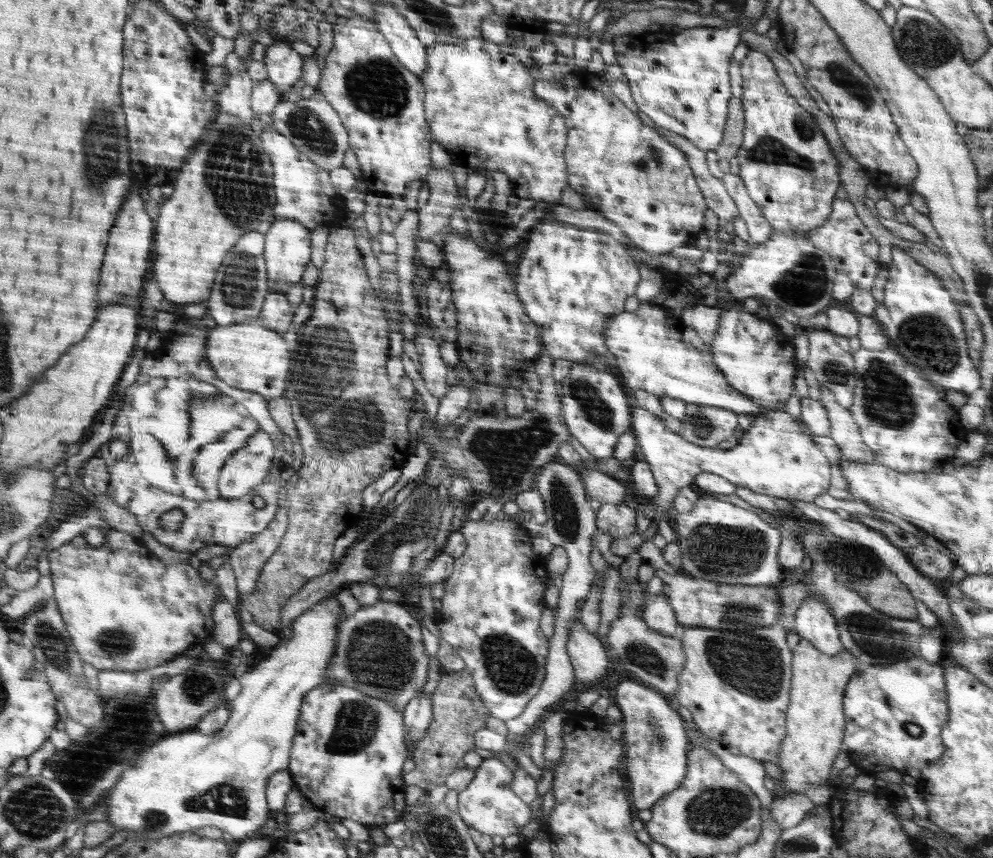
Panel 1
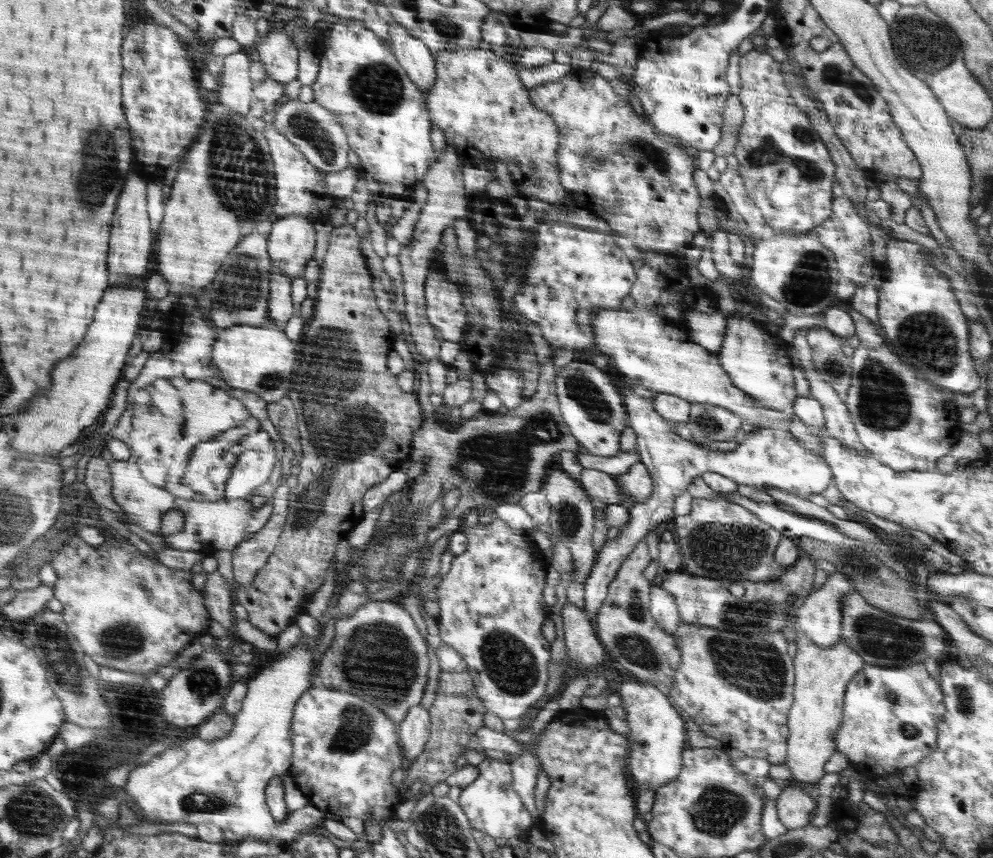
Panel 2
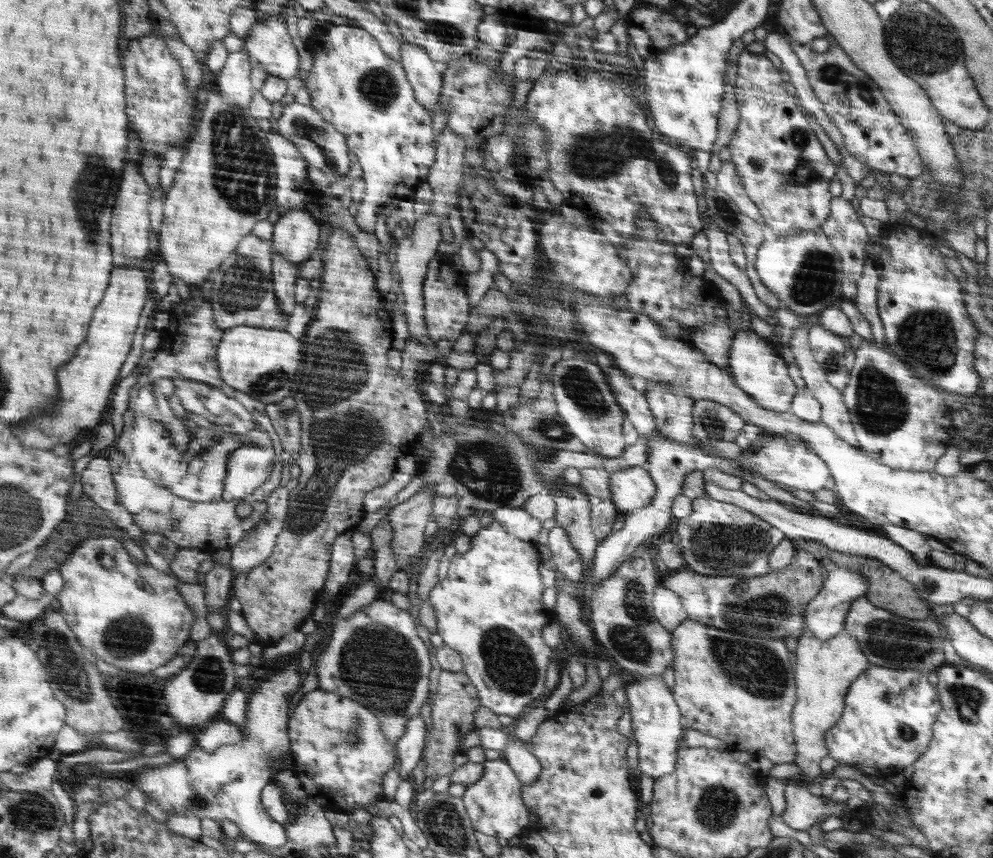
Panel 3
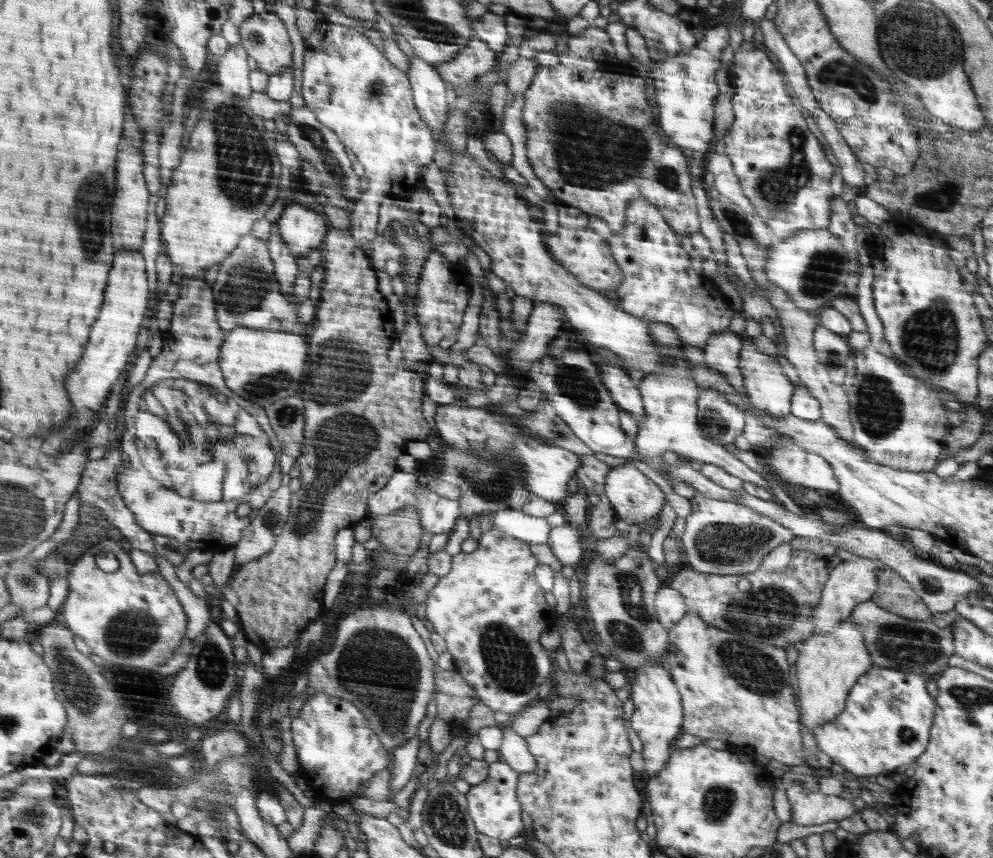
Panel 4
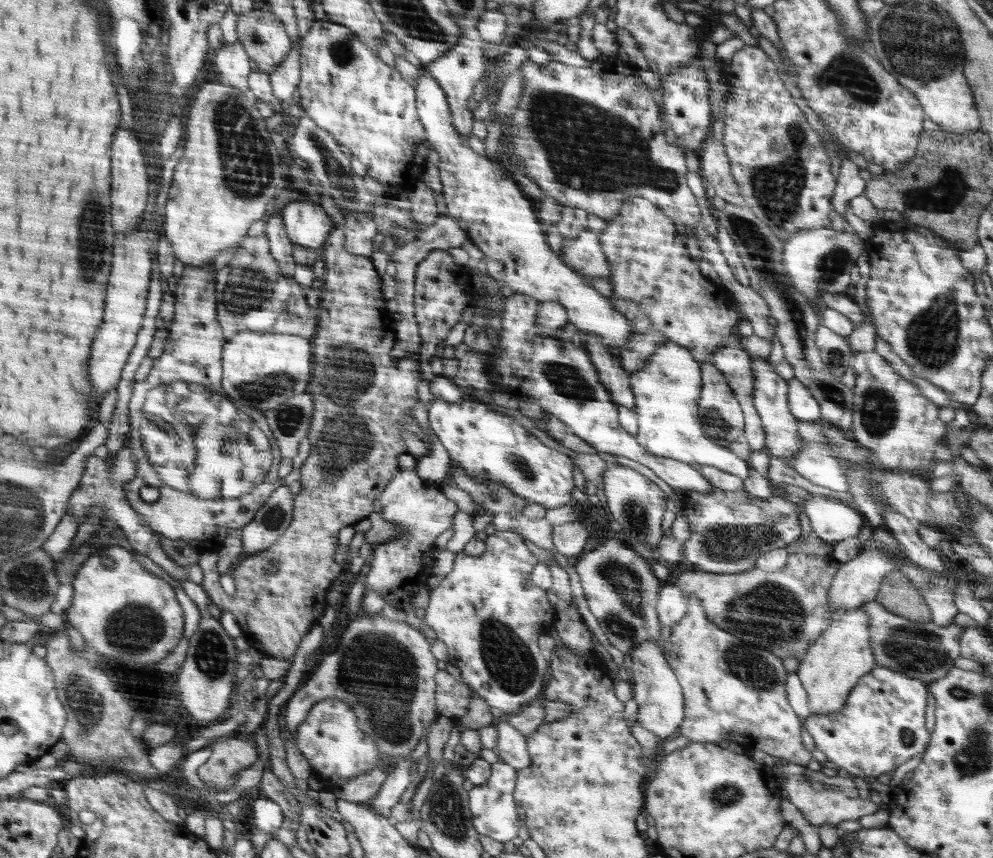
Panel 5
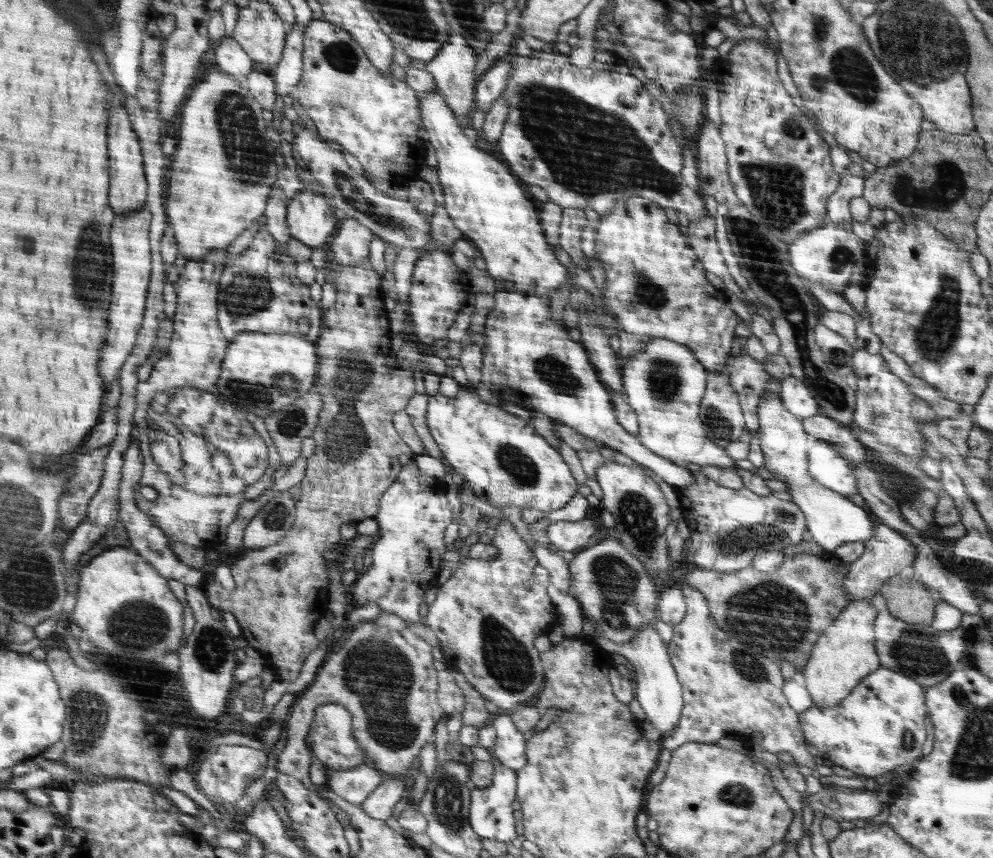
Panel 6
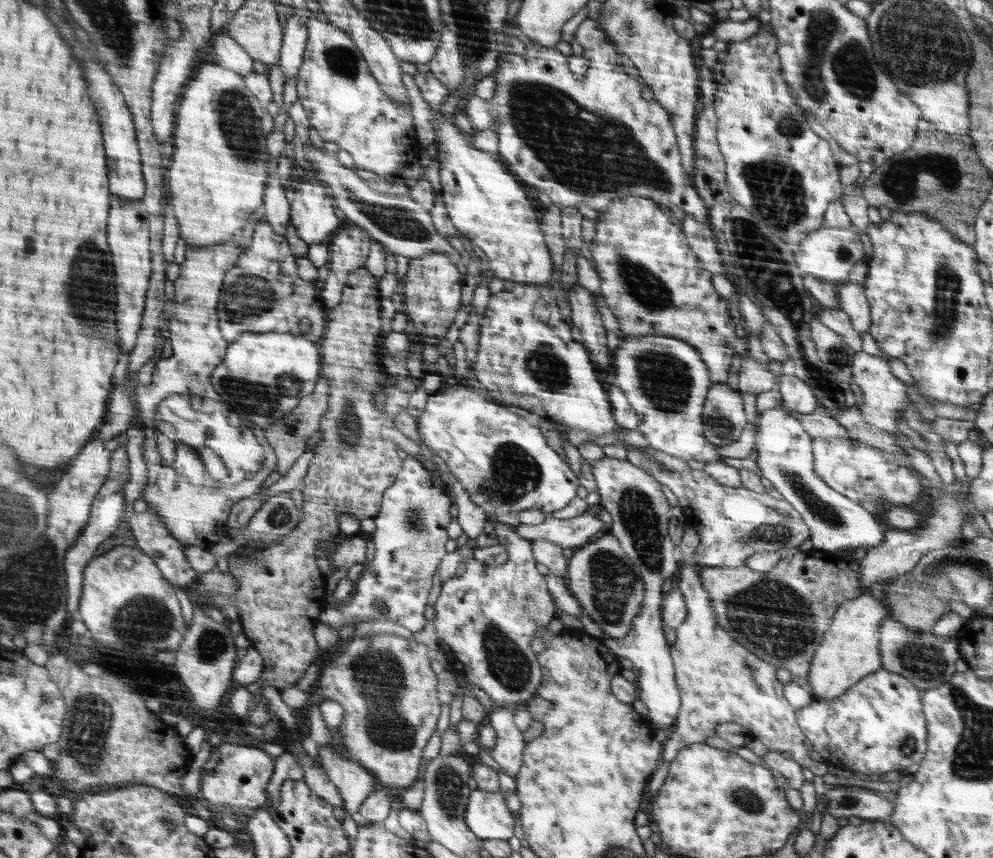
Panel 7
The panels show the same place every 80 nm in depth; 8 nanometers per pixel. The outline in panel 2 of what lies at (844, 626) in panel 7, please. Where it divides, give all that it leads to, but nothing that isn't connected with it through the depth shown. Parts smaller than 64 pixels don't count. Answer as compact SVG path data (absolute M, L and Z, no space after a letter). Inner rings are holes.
M799 636L797 653L793 659L795 666L795 685L793 688L793 703L787 716L789 737L787 742L787 759L784 764L792 771L793 780L817 786L818 781L826 774L824 764L836 750L835 734L843 719L844 695L848 683L857 672L865 667L860 655L843 641L842 638L828 648L814 644L811 638Z

